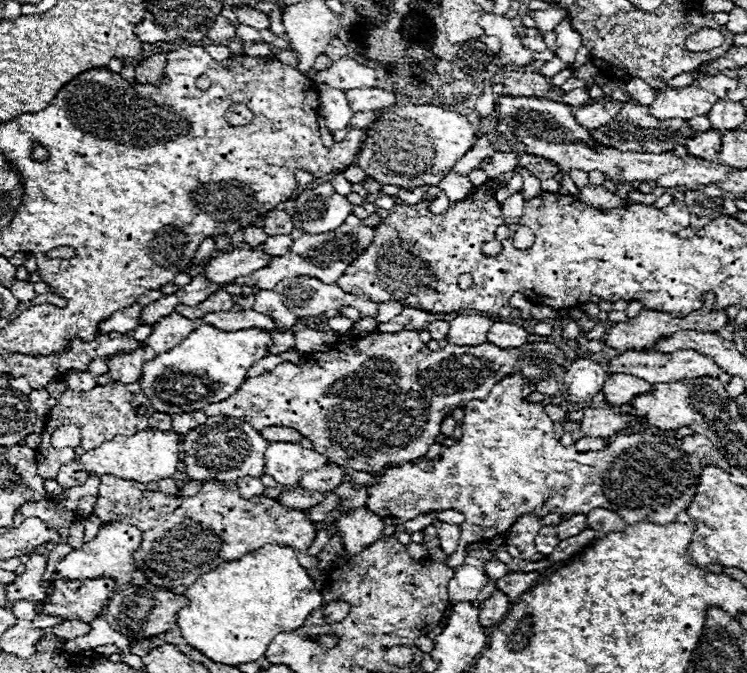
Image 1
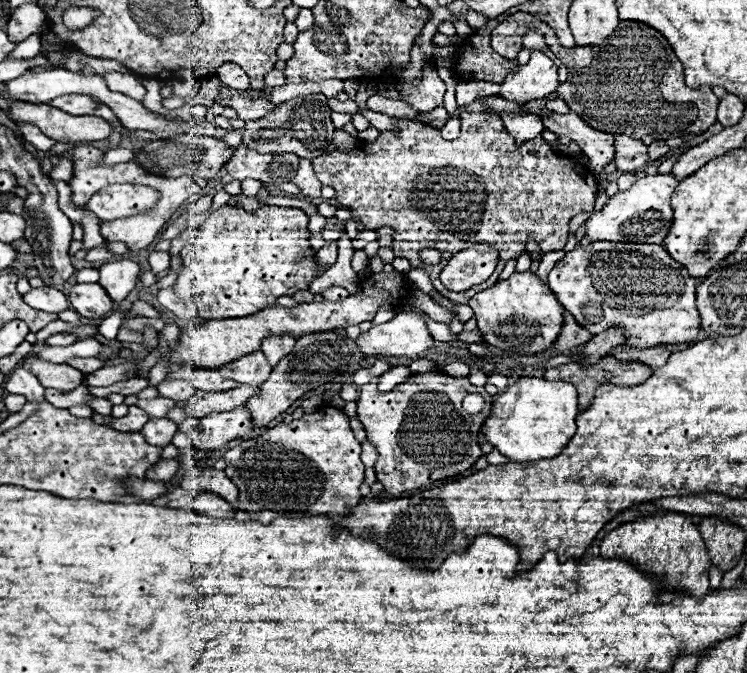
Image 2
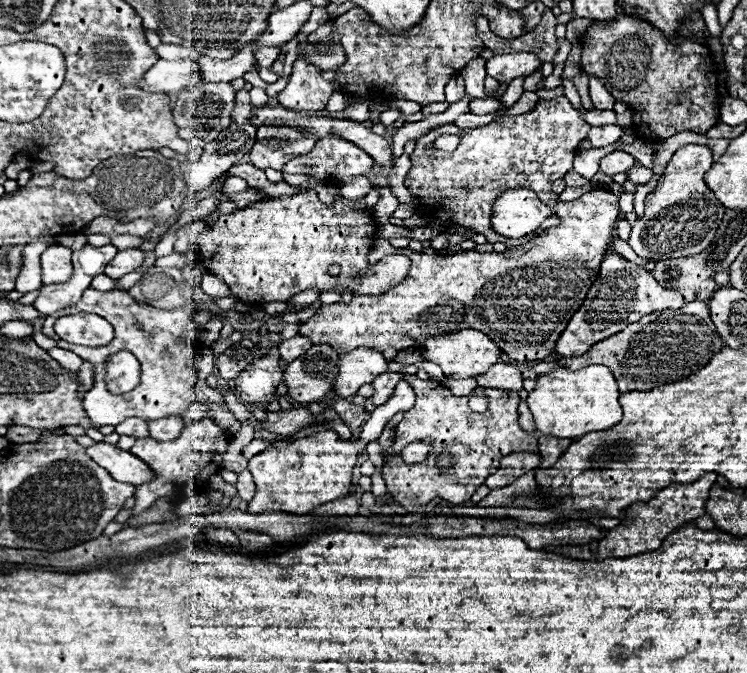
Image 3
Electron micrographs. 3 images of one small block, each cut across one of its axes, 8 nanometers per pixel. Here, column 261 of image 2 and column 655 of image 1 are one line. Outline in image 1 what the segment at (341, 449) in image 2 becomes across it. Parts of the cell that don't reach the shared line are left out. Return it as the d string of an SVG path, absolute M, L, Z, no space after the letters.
M508 376L492 388L486 400L468 402L462 424L464 434L460 442L446 448L446 452L440 454L440 458L434 462L412 462L388 468L382 476L378 476L378 484L368 486L366 510L382 518L394 516L402 522L434 510L442 512L450 508L462 512L466 520L460 524L462 536L458 546L466 548L472 542L504 534L522 514L588 514L594 508L606 508L622 516L626 524L640 520L668 524L680 510L688 508L688 502L694 498L698 476L706 464L718 464L722 470L730 470L726 458L702 434L694 434L684 440L674 436L654 436L648 432L618 434L614 442L610 442L600 452L578 452L574 446L566 448L554 438L552 420L544 412L544 406L530 404L520 398L522 388L522 376Z

